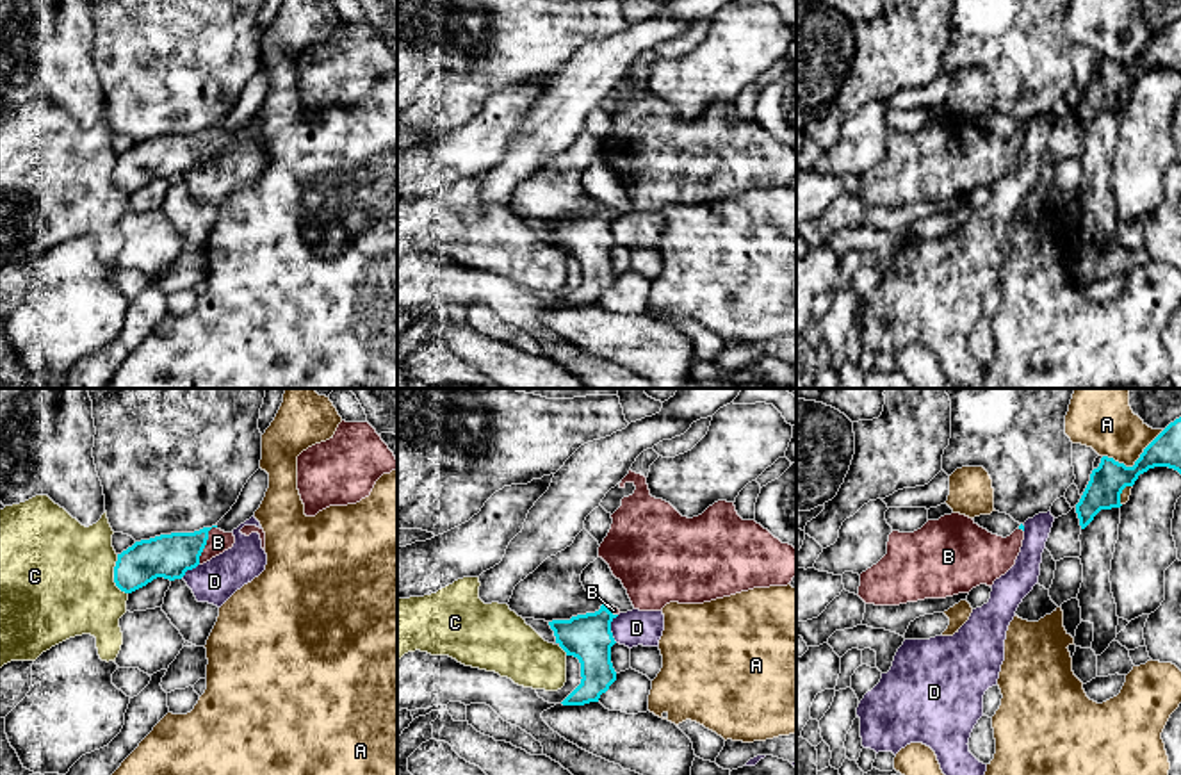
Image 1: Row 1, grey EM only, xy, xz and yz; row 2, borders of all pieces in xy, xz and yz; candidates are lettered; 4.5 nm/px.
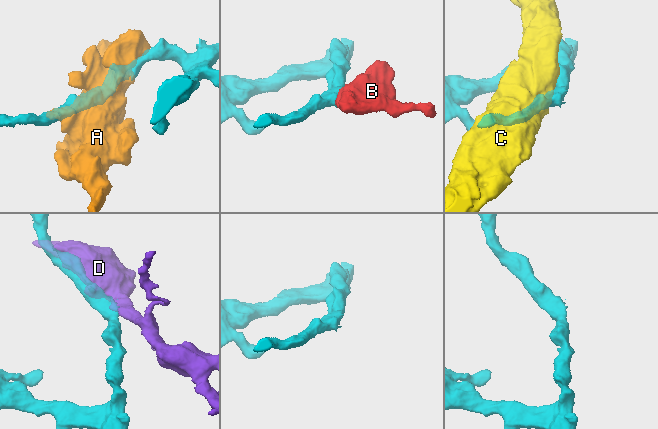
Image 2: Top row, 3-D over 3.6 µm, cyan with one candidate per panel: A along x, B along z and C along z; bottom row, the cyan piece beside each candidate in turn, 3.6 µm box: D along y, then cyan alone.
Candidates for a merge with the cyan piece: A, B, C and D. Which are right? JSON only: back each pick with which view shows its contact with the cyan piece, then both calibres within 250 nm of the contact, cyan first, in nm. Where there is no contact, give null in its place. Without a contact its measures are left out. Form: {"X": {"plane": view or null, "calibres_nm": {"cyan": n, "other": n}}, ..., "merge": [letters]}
{"B": {"plane": "xy", "calibres_nm": {"cyan": 200, "other": 100}}, "merge": ["B"]}

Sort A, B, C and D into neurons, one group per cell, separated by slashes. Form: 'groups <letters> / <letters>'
groups A / B / C / D

